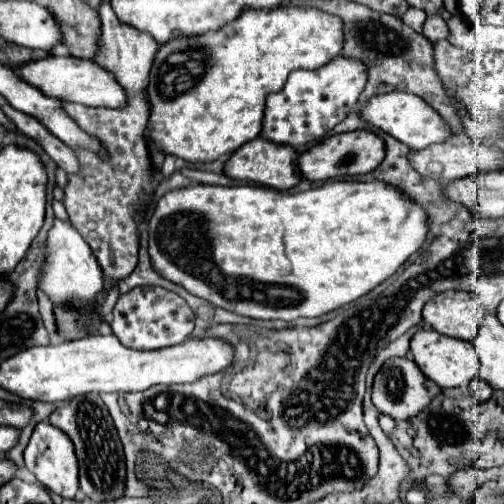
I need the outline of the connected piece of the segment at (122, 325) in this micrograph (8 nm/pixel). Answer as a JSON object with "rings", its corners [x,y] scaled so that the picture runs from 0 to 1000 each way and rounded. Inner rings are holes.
{"rings":[[[278,567],[242,583],[226,607],[222,659],[234,675],[258,690],[290,690],[313,694],[329,687],[345,687],[377,671],[385,655],[385,619],[377,607],[345,579],[317,567]]]}

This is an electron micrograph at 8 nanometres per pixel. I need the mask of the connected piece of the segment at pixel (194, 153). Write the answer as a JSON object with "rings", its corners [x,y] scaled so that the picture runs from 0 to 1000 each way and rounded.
{"rings":[[[544,16],[544,20],[488,20],[472,40],[448,48],[433,63],[401,71],[345,75],[313,95],[298,143],[298,262],[302,286],[337,310],[381,325],[448,317],[468,294],[504,278],[520,258],[524,202],[536,183],[552,183],[579,139],[627,139],[679,103],[679,40],[663,28],[627,16]]]}

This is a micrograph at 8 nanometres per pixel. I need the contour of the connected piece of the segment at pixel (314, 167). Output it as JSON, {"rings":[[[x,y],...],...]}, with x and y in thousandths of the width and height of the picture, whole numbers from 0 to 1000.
{"rings":[[[734,258],[683,262],[683,266],[663,266],[639,286],[627,286],[623,294],[599,302],[591,317],[595,317],[591,337],[599,353],[619,357],[619,361],[643,361],[643,357],[679,353],[679,349],[710,349],[710,345],[730,345],[742,333],[750,333],[750,325],[762,317],[762,286]]]}

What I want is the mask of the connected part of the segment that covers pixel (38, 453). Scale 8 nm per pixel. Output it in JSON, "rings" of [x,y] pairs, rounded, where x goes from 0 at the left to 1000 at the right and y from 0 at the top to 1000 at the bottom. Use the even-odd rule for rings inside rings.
{"rings":[[[75,837],[60,877],[48,893],[48,917],[52,929],[71,944],[71,952],[91,964],[95,972],[127,984],[127,988],[151,988],[155,980],[155,917],[147,905],[147,885],[139,881],[139,869],[107,849],[99,837]]]}

